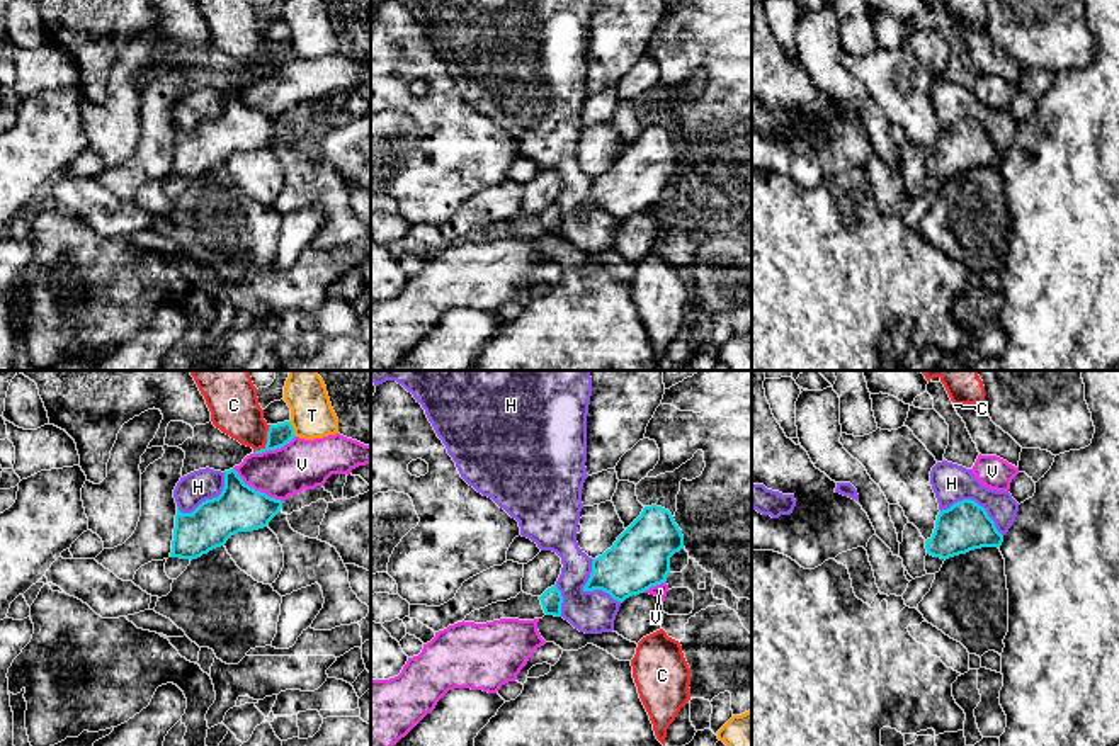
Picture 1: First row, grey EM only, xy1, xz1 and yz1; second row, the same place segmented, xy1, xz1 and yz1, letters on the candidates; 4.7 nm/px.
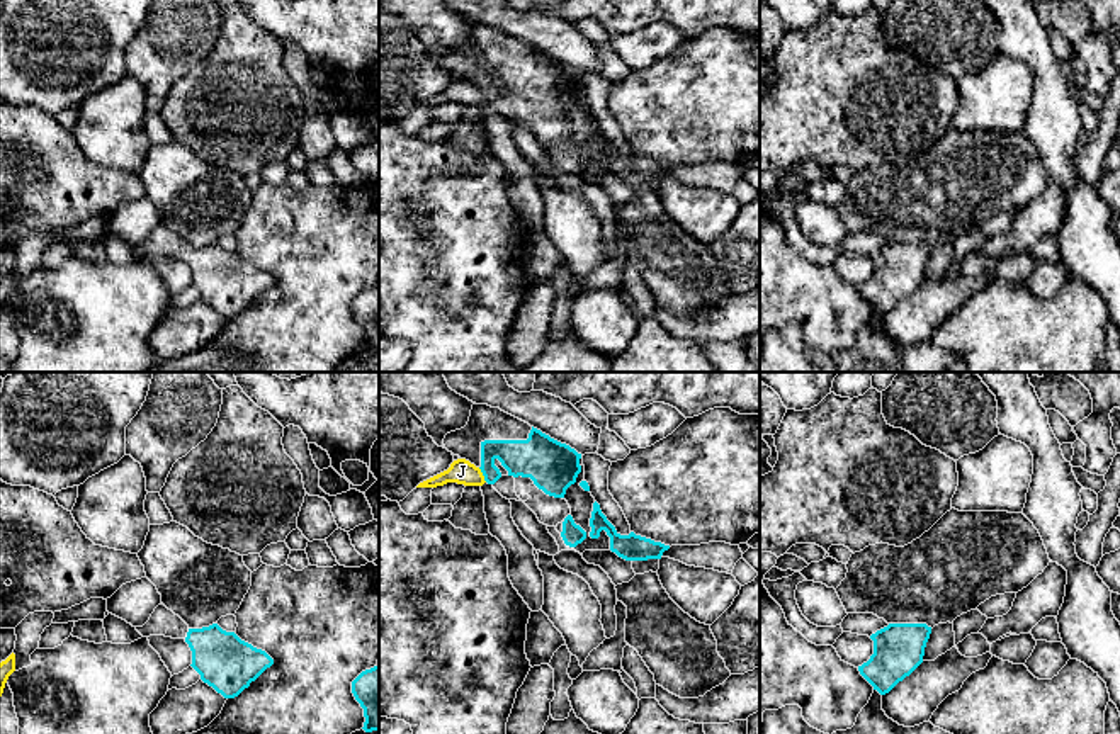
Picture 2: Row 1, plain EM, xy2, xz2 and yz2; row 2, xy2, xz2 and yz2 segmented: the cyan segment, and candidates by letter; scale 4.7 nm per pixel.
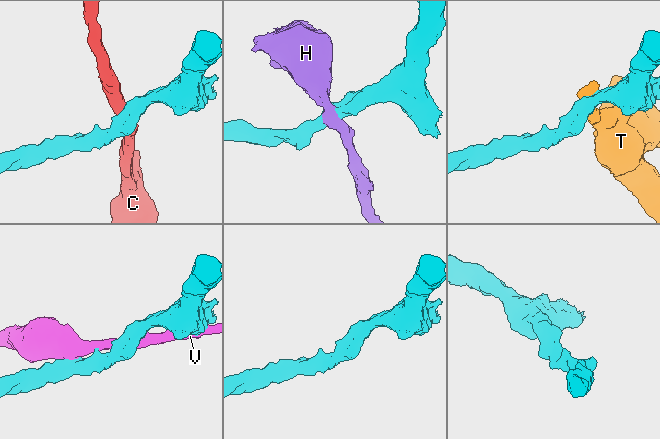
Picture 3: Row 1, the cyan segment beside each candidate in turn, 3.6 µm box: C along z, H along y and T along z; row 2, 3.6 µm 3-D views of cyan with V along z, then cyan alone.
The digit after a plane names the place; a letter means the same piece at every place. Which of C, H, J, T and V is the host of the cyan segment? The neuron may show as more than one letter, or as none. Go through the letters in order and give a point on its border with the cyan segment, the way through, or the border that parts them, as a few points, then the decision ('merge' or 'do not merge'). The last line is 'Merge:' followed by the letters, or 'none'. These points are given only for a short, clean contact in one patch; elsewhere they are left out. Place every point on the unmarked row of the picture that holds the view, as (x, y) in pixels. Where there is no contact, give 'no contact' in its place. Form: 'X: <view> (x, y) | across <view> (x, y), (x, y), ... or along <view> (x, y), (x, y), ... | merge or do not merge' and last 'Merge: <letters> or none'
C: xy1 (267, 60) | along xy1 (271, 45), (266, 63), (254, 72) | do not merge
H: yz1 (975, 121) | do not merge
J: xz2 (483, 94) | along xz2 (478, 87), (486, 101) | do not merge
T: xy1 (293, 48) | do not merge
V: xy1 (257, 111) | do not merge
Merge: none

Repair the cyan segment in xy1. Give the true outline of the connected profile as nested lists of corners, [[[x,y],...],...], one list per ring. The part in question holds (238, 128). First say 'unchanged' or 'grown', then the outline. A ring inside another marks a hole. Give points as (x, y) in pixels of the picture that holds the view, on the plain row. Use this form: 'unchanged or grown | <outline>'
unchanged | [[[235,88],[224,90],[218,117],[202,121],[192,133],[177,126],[170,177],[192,180],[224,165],[238,151],[264,148],[282,122],[245,104]]]

